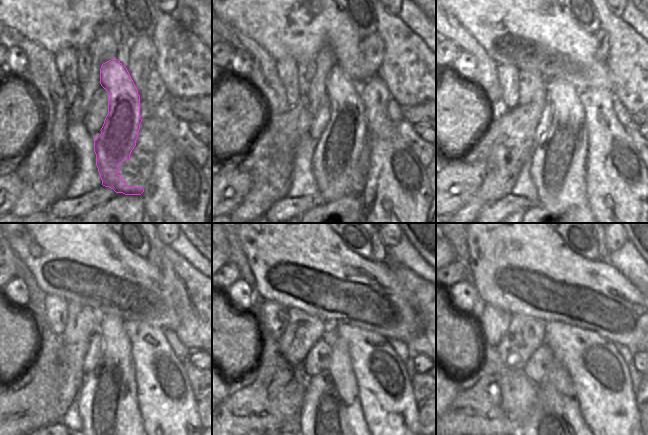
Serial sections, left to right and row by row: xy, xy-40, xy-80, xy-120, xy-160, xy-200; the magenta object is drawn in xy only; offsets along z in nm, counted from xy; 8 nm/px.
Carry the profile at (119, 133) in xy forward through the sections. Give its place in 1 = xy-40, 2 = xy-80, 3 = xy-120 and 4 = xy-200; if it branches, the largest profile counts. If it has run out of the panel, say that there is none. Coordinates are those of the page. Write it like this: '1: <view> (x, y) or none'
1: xy-40 (335, 158)
2: xy-80 (557, 170)
3: xy-120 (111, 422)
4: xy-200 (555, 426)

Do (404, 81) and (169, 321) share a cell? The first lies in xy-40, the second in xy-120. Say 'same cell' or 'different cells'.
different cells

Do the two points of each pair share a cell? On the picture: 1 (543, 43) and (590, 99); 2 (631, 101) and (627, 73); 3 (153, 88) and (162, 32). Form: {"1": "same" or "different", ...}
{"1": "different", "2": "same", "3": "different"}

